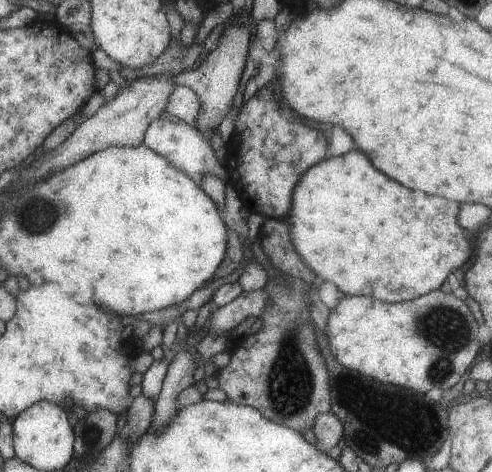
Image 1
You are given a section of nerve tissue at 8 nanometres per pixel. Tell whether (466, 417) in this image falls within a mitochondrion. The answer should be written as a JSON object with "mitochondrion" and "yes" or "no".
{"mitochondrion":"no"}

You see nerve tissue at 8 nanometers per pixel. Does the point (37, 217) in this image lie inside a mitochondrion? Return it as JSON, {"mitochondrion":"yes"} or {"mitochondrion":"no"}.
{"mitochondrion":"yes"}

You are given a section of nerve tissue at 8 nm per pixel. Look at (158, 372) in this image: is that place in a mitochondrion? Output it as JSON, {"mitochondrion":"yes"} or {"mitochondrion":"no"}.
{"mitochondrion":"no"}

